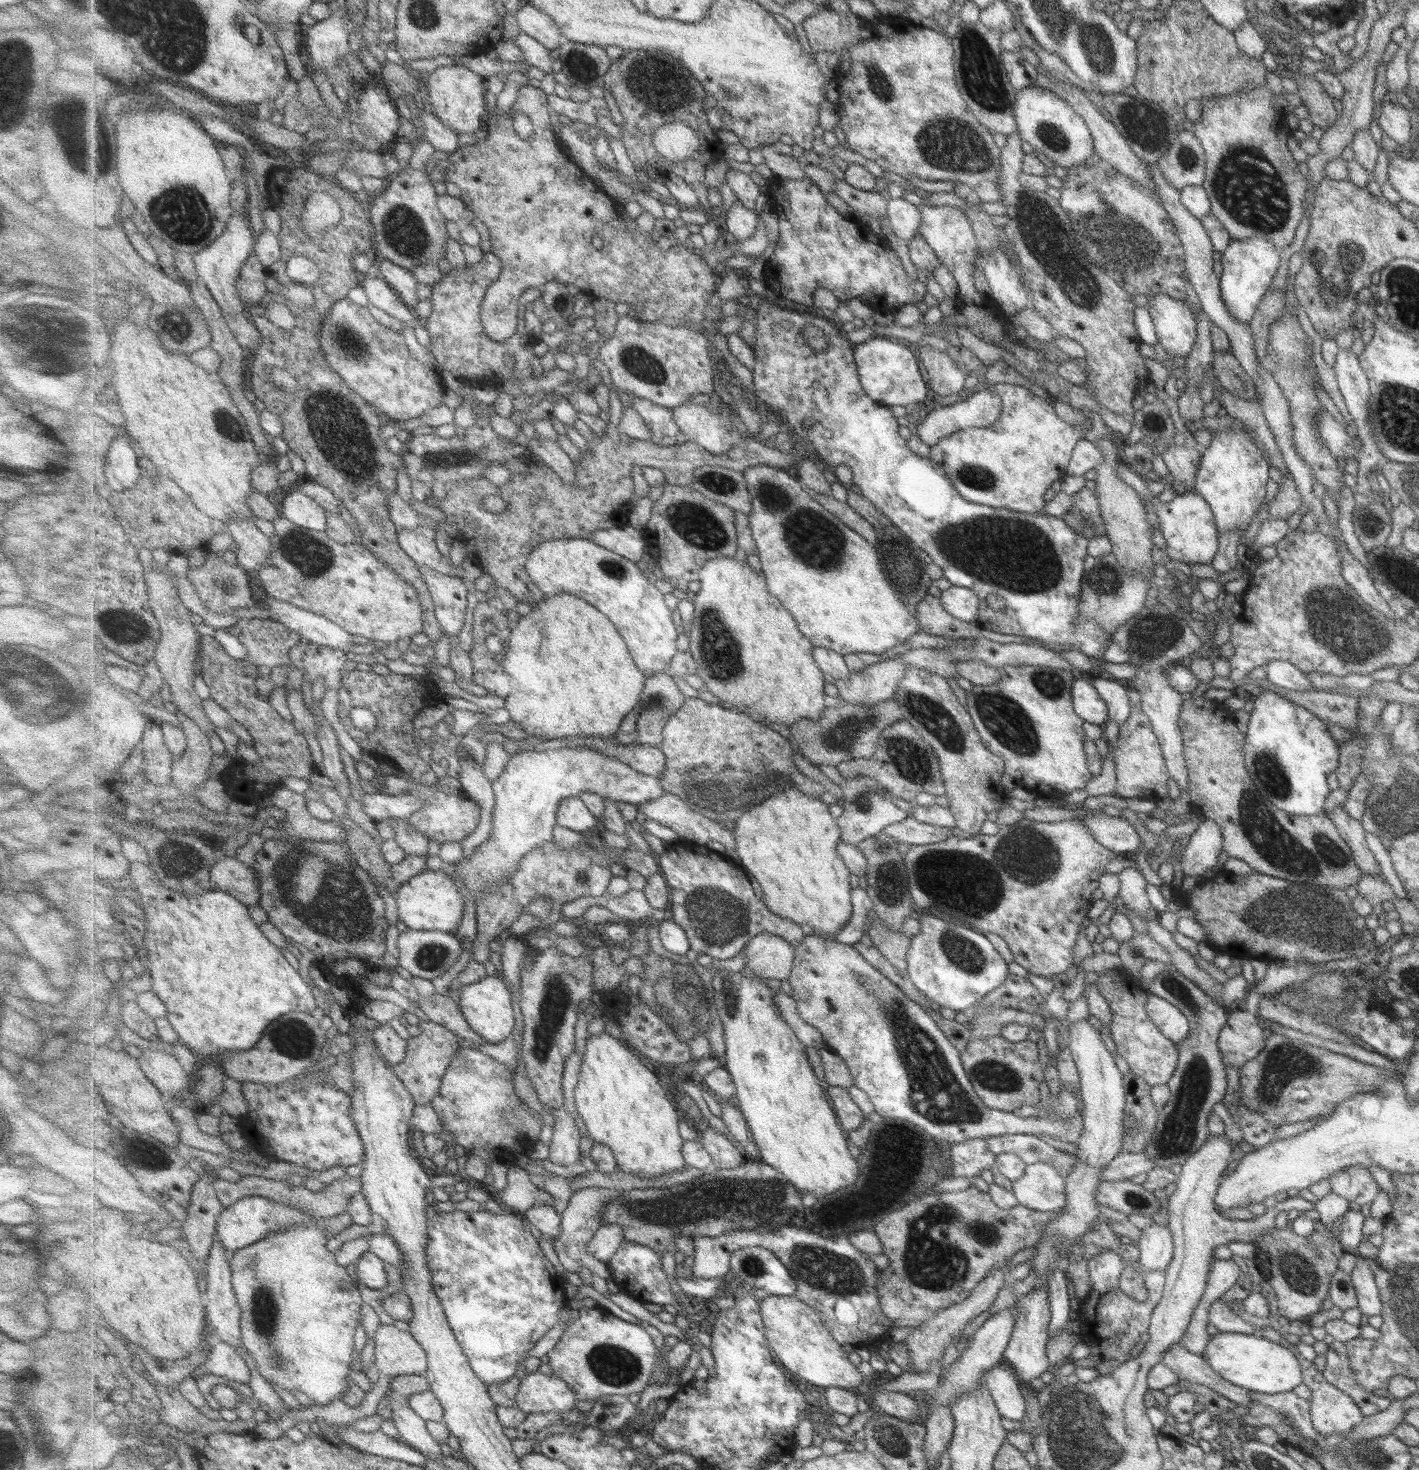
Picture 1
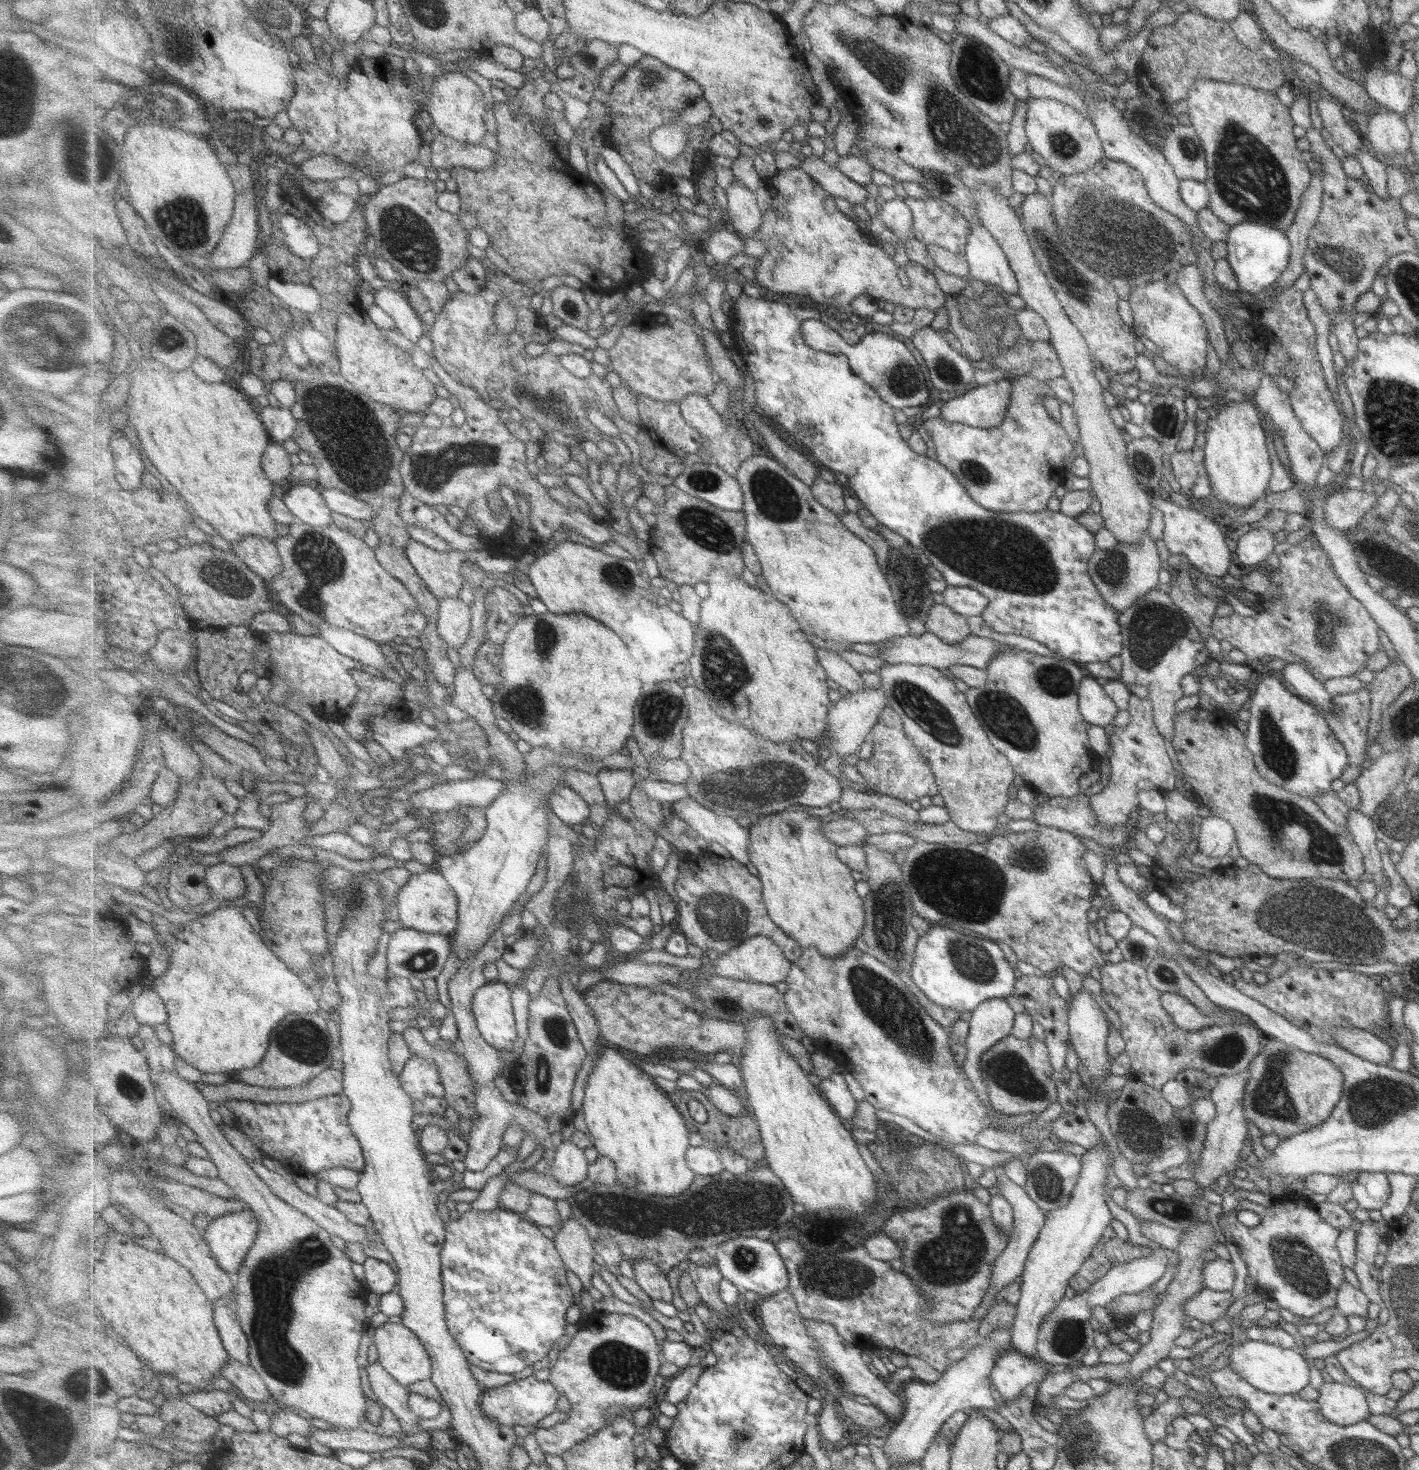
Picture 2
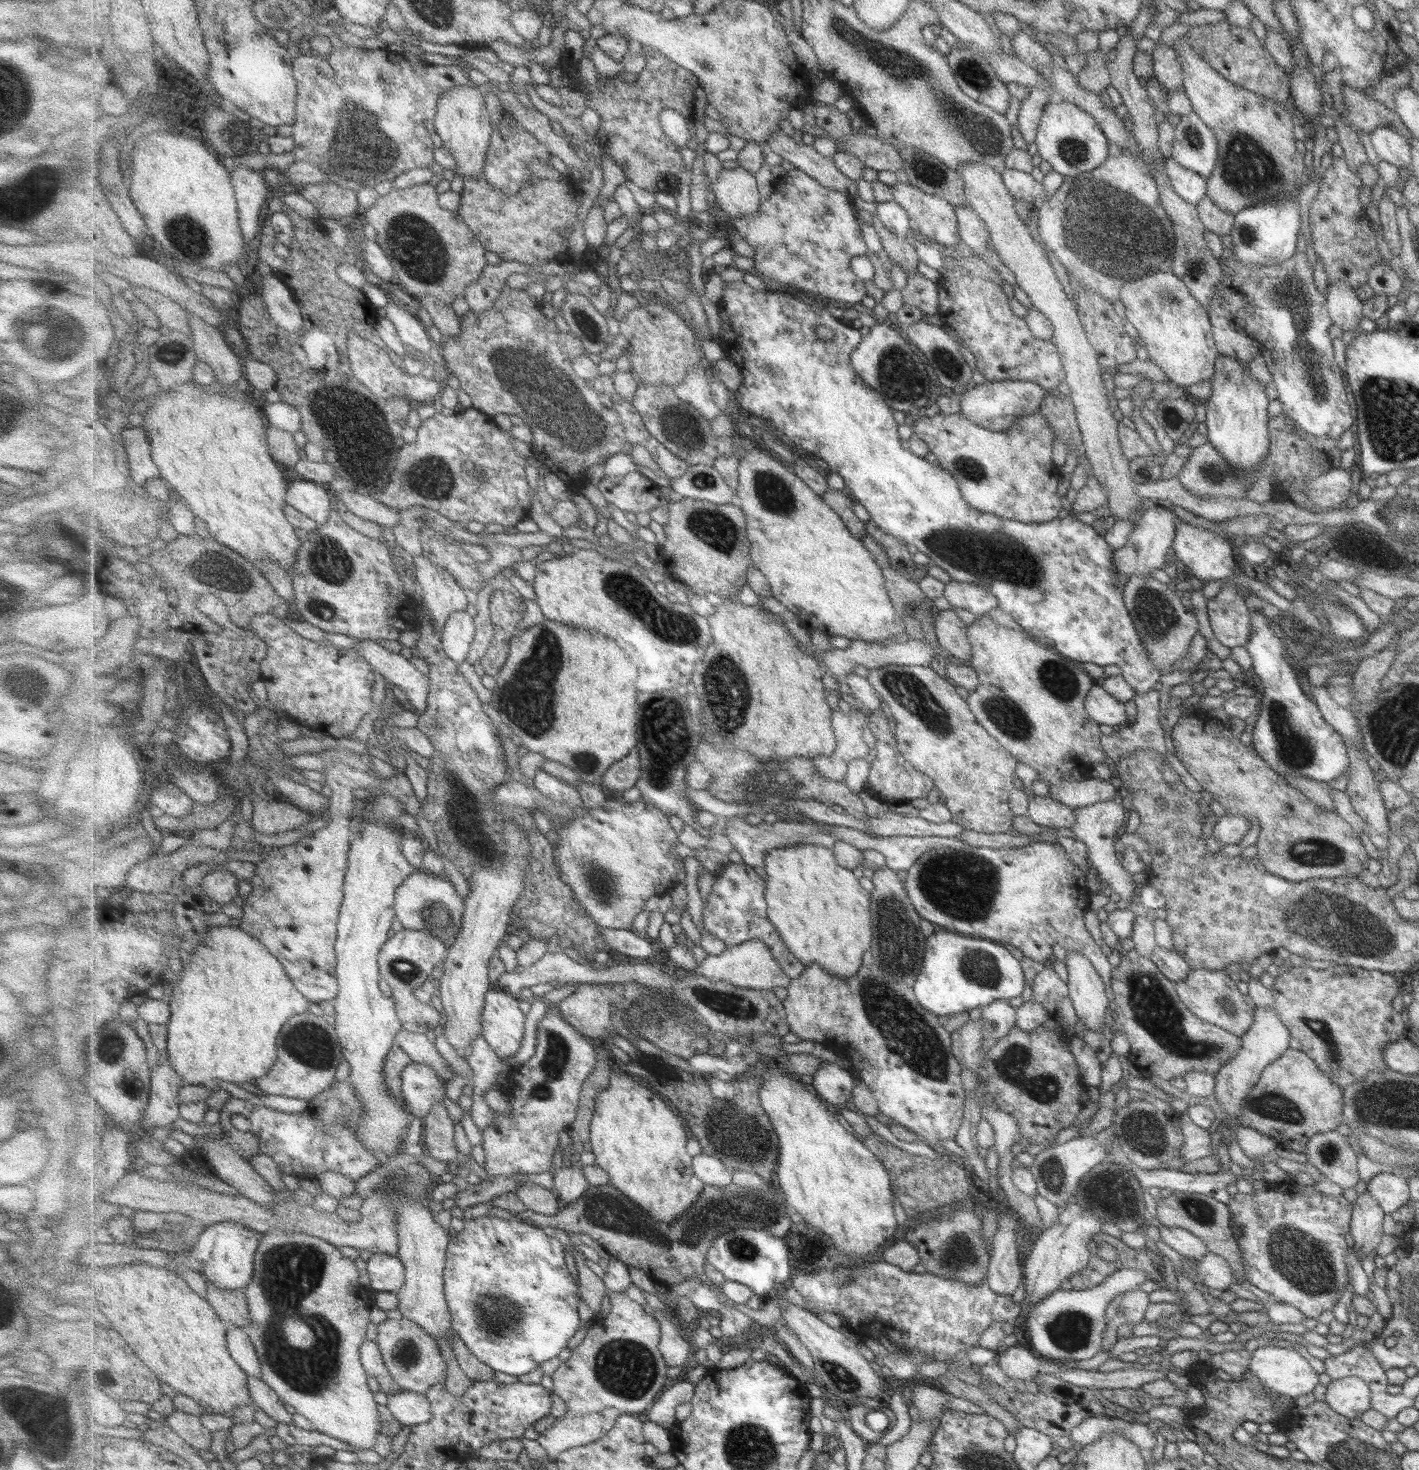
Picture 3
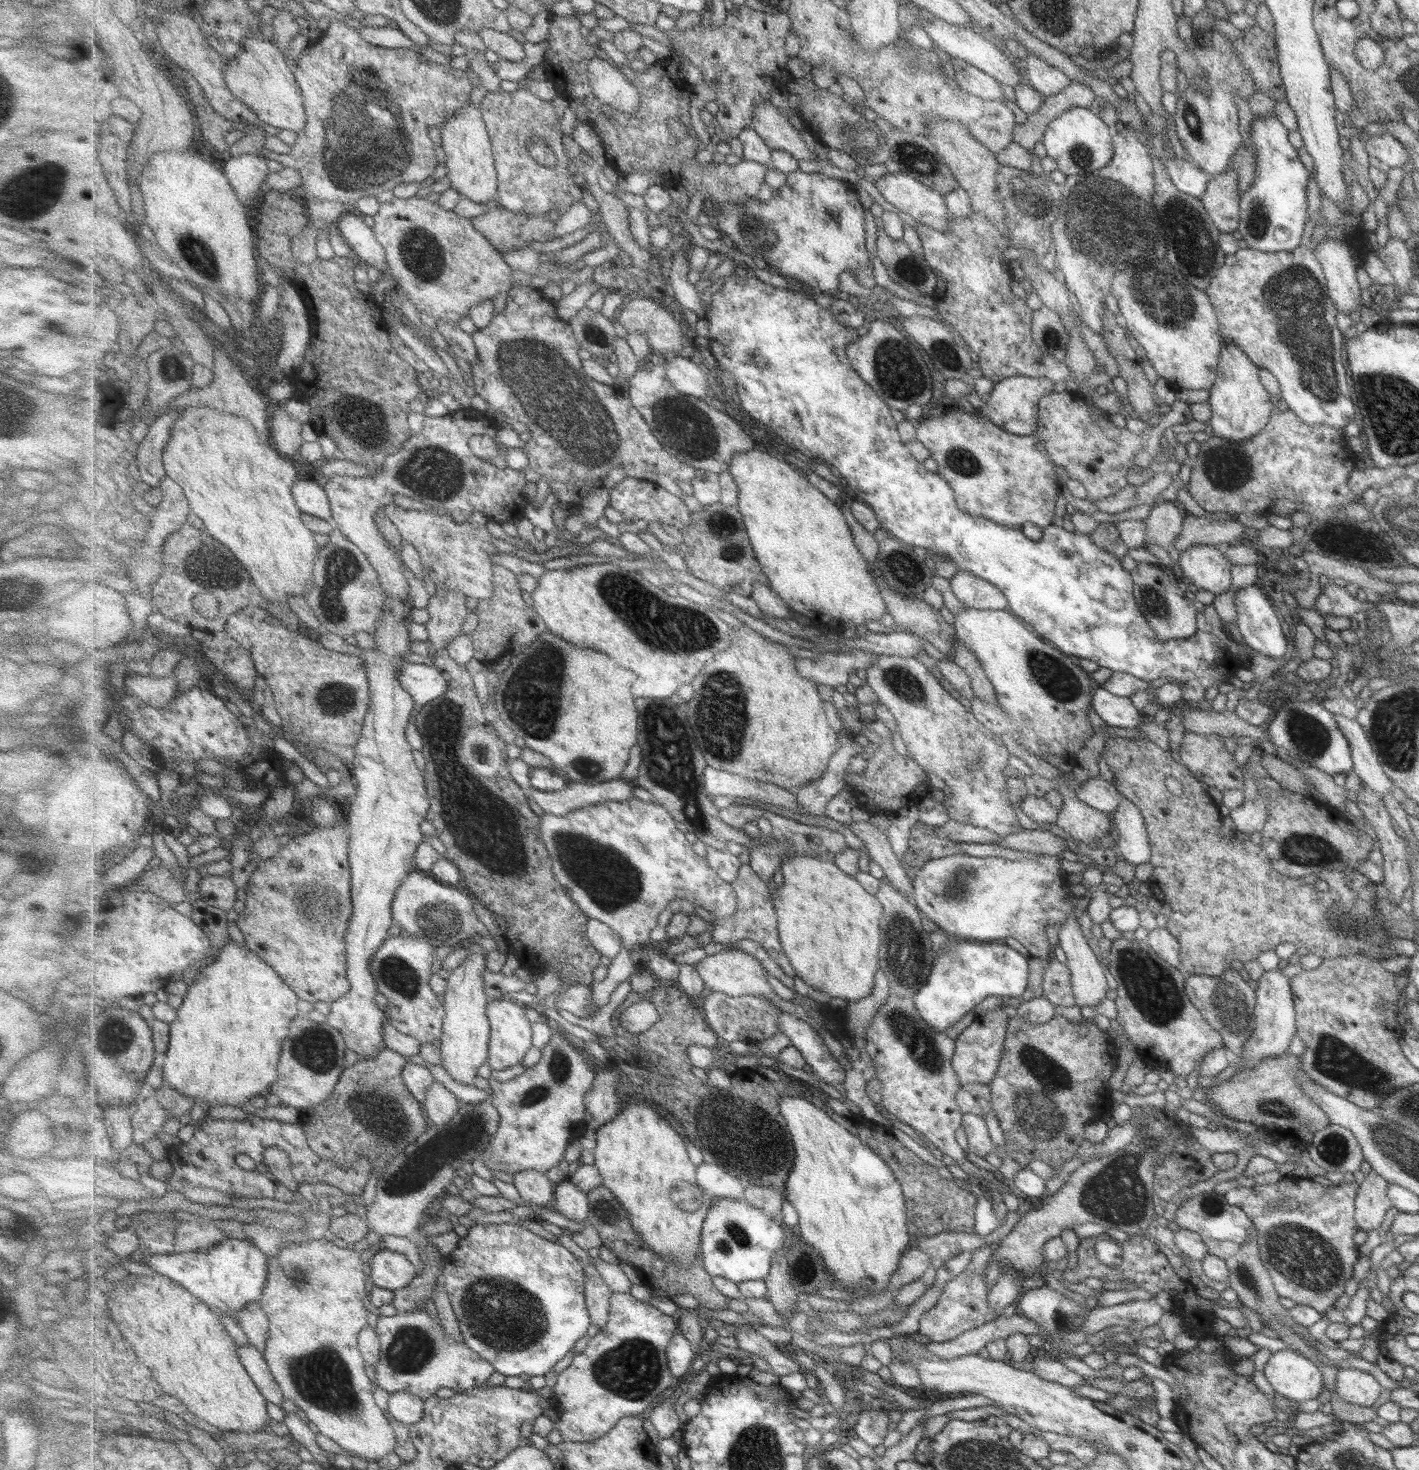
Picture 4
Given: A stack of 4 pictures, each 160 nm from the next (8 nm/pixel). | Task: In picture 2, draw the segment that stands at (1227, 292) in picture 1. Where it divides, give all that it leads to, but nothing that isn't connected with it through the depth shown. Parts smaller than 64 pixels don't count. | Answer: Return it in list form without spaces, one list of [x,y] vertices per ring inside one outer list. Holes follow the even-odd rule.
[[[1245,222],[1231,225],[1224,243],[1227,246],[1225,261],[1233,272],[1236,286],[1239,292],[1243,291],[1249,296],[1265,287],[1273,286],[1277,276],[1288,264],[1289,242],[1285,234],[1281,234],[1269,224]]]

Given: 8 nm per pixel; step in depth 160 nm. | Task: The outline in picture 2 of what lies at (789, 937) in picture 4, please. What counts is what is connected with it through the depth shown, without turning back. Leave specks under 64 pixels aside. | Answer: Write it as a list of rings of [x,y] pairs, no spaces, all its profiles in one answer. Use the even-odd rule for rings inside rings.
[[[801,804],[783,813],[759,816],[753,820],[749,828],[750,859],[762,880],[764,903],[768,908],[768,915],[772,917],[775,924],[797,940],[804,950],[816,948],[829,959],[837,959],[842,954],[847,954],[857,944],[857,940],[864,937],[866,908],[864,899],[860,898],[855,890],[857,882],[853,878],[852,868],[838,857],[839,846],[823,833],[825,823],[821,822],[819,817],[807,814],[805,806]]]

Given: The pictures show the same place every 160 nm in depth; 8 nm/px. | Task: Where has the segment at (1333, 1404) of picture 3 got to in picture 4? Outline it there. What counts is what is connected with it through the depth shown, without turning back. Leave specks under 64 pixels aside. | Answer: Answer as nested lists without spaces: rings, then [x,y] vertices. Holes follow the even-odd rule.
[[[1355,1368],[1338,1369],[1334,1391],[1349,1404],[1370,1407],[1382,1391],[1373,1375]]]

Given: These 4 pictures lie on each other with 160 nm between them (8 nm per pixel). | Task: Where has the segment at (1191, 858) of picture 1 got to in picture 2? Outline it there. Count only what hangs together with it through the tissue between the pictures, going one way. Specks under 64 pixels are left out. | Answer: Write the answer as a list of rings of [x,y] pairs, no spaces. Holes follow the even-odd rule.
[[[1209,815],[1201,819],[1193,835],[1197,839],[1197,852],[1211,858],[1227,855],[1231,846],[1235,844],[1233,832],[1233,826],[1222,818]]]

